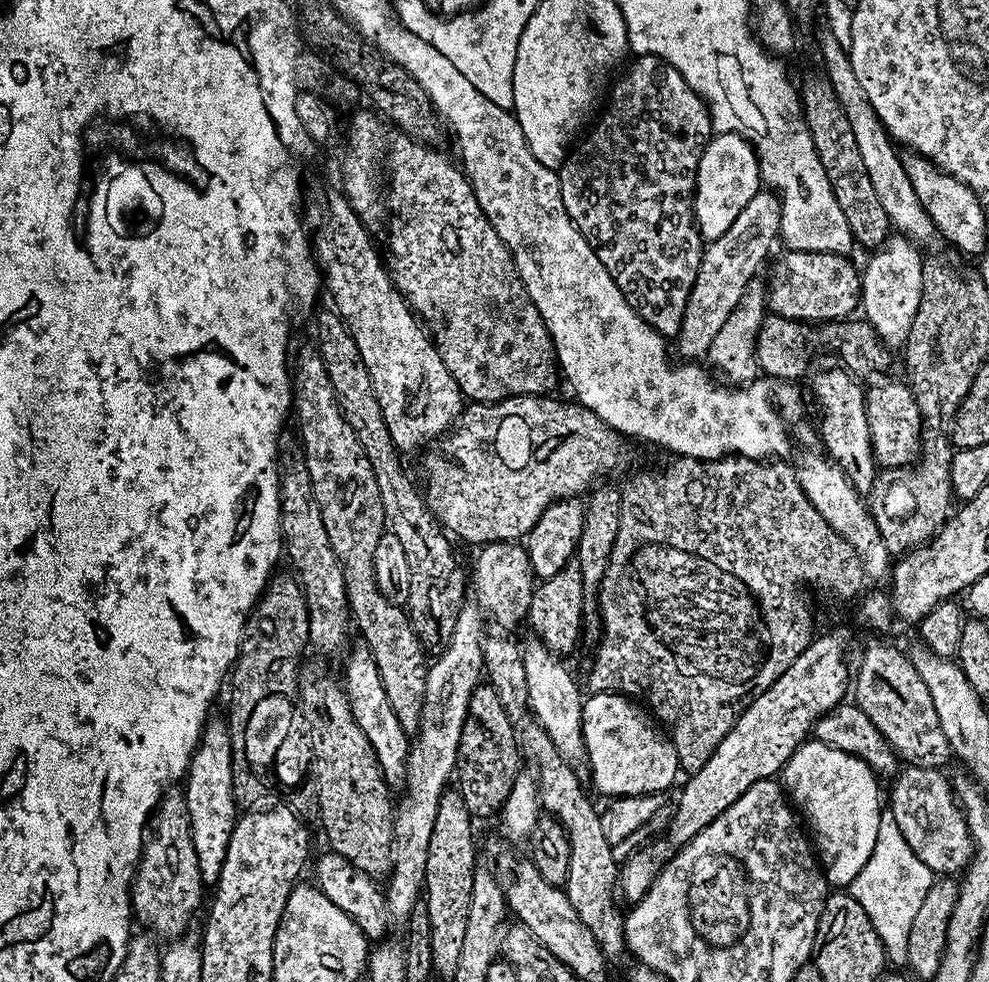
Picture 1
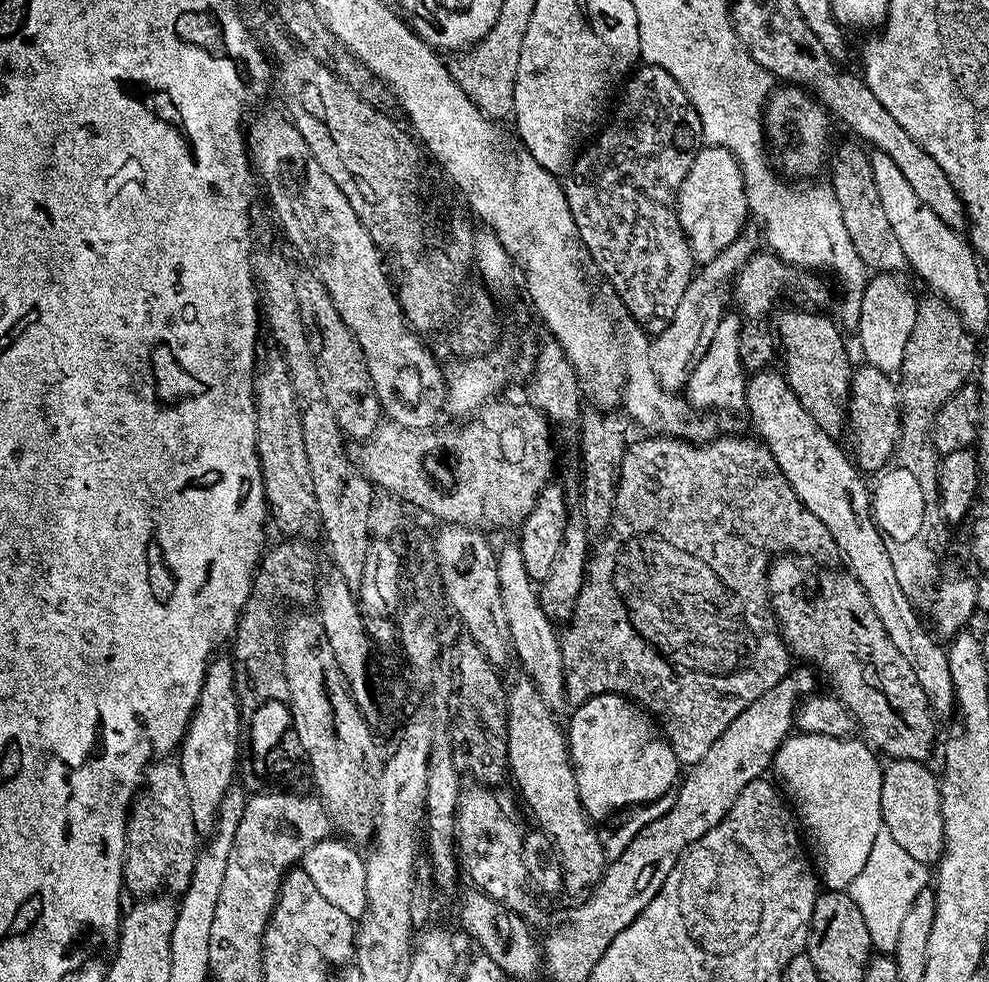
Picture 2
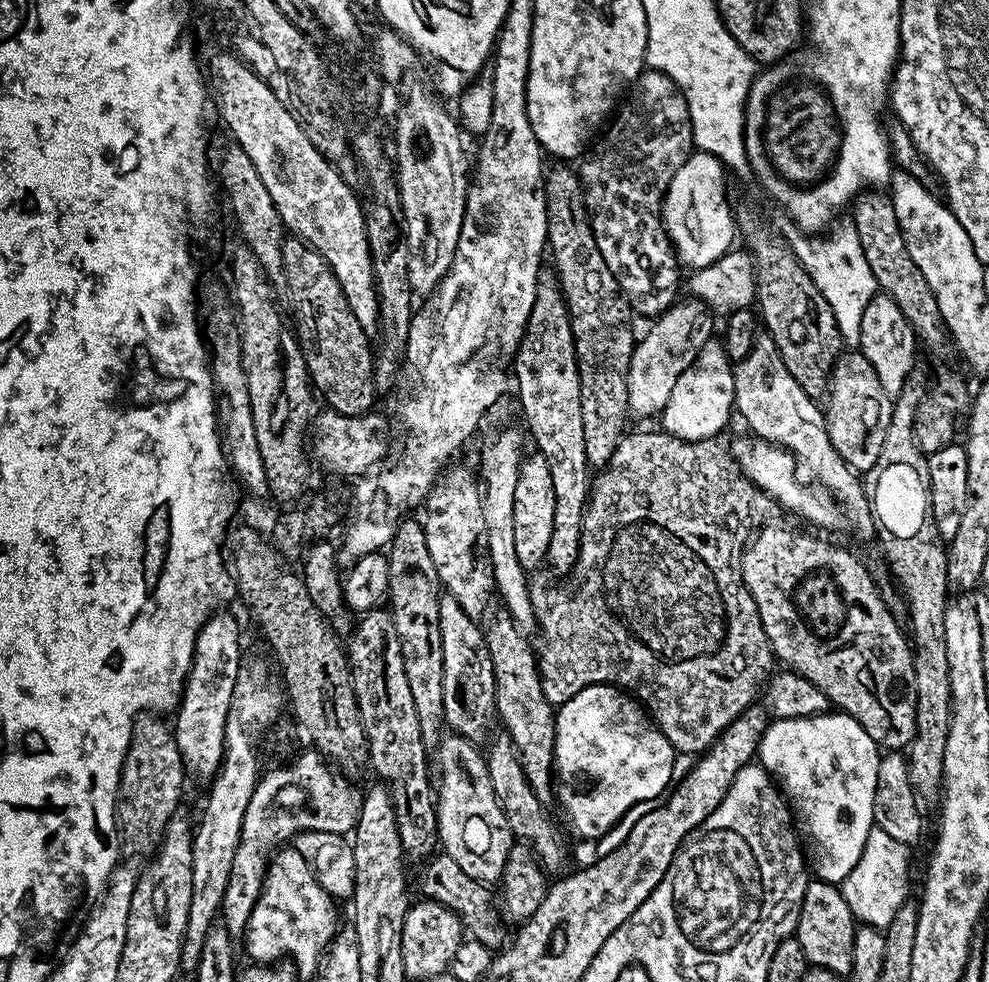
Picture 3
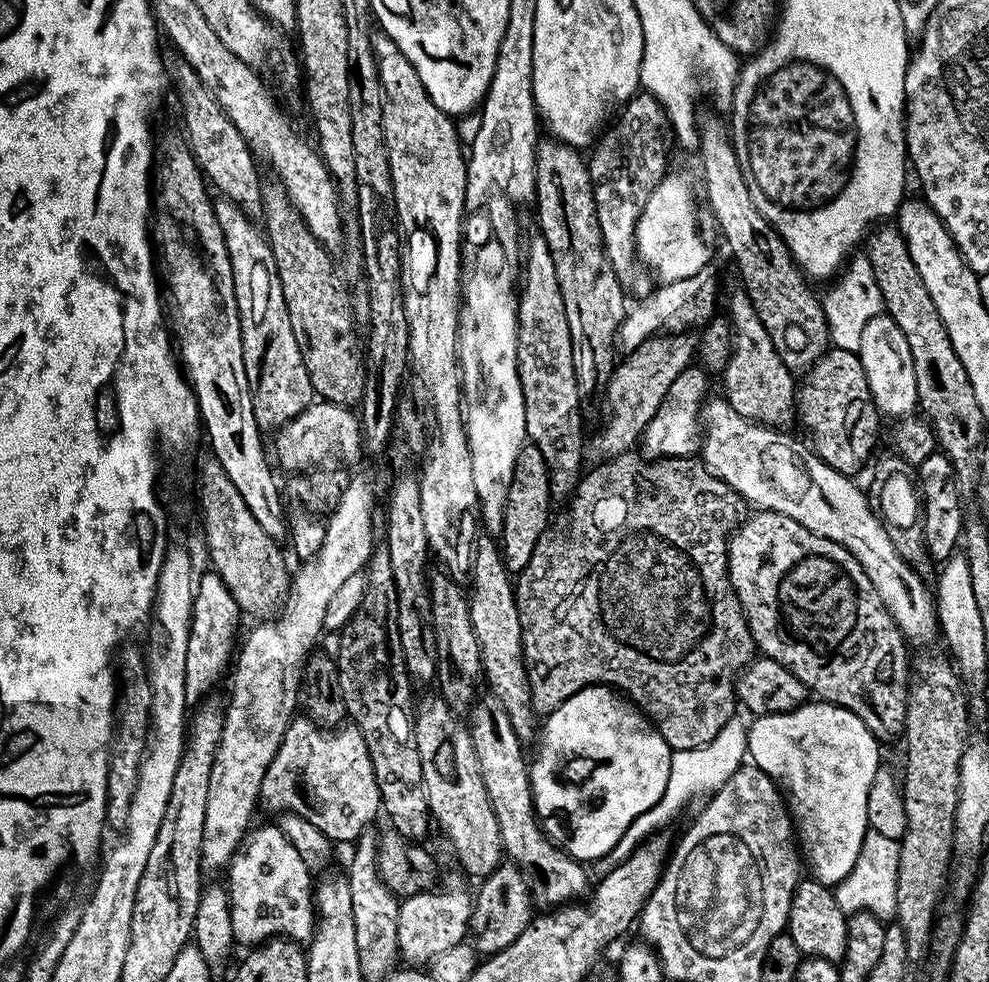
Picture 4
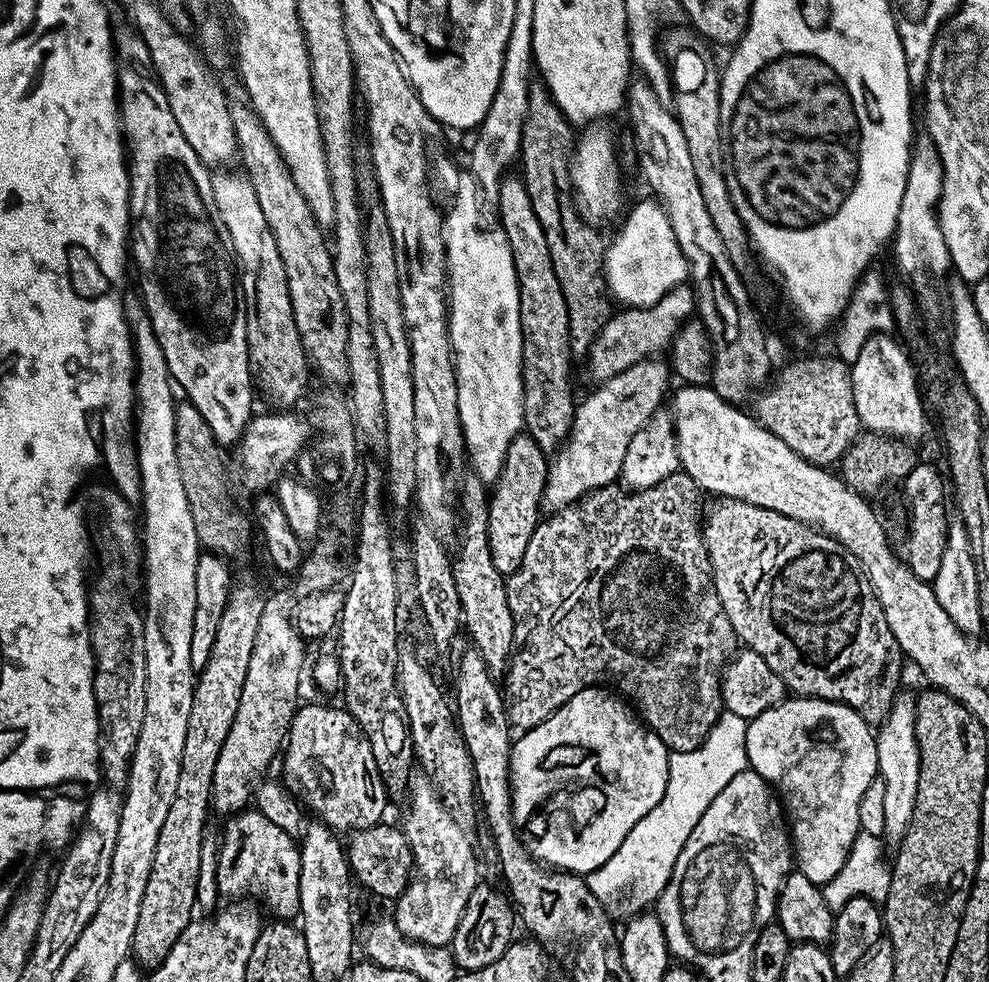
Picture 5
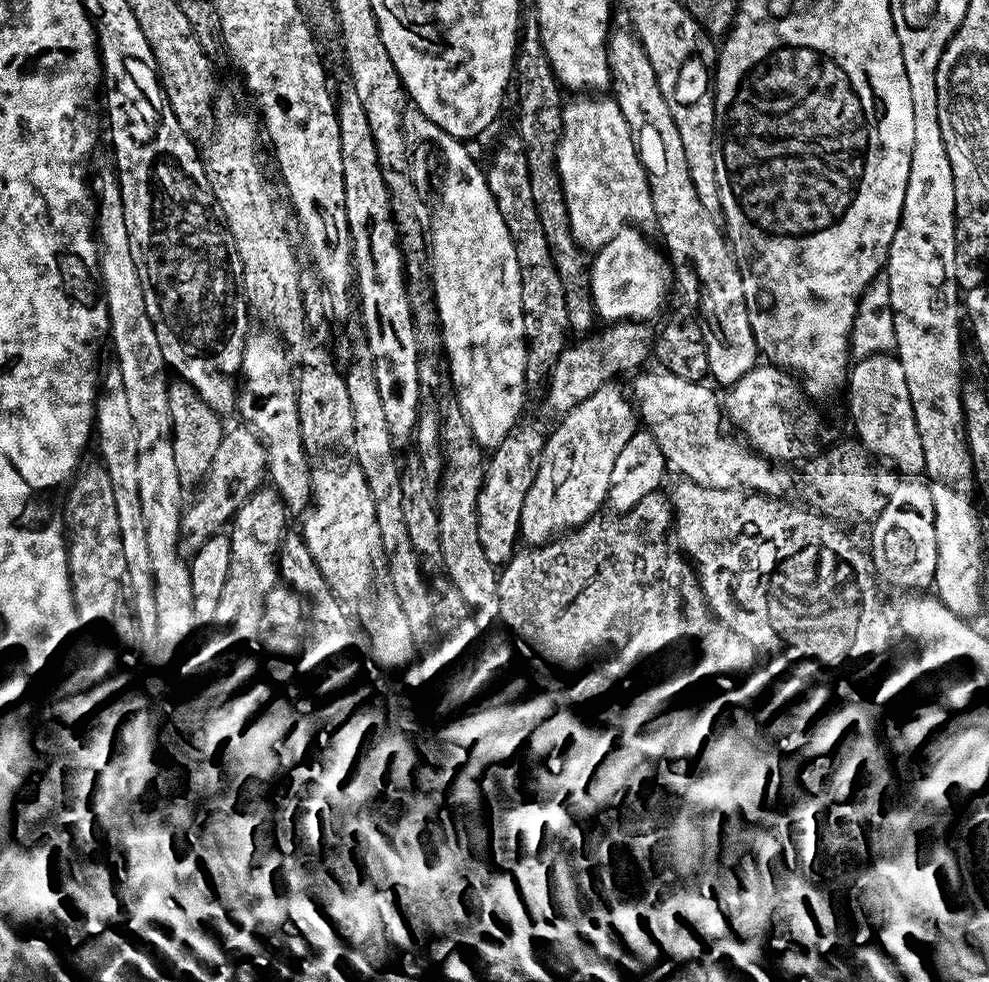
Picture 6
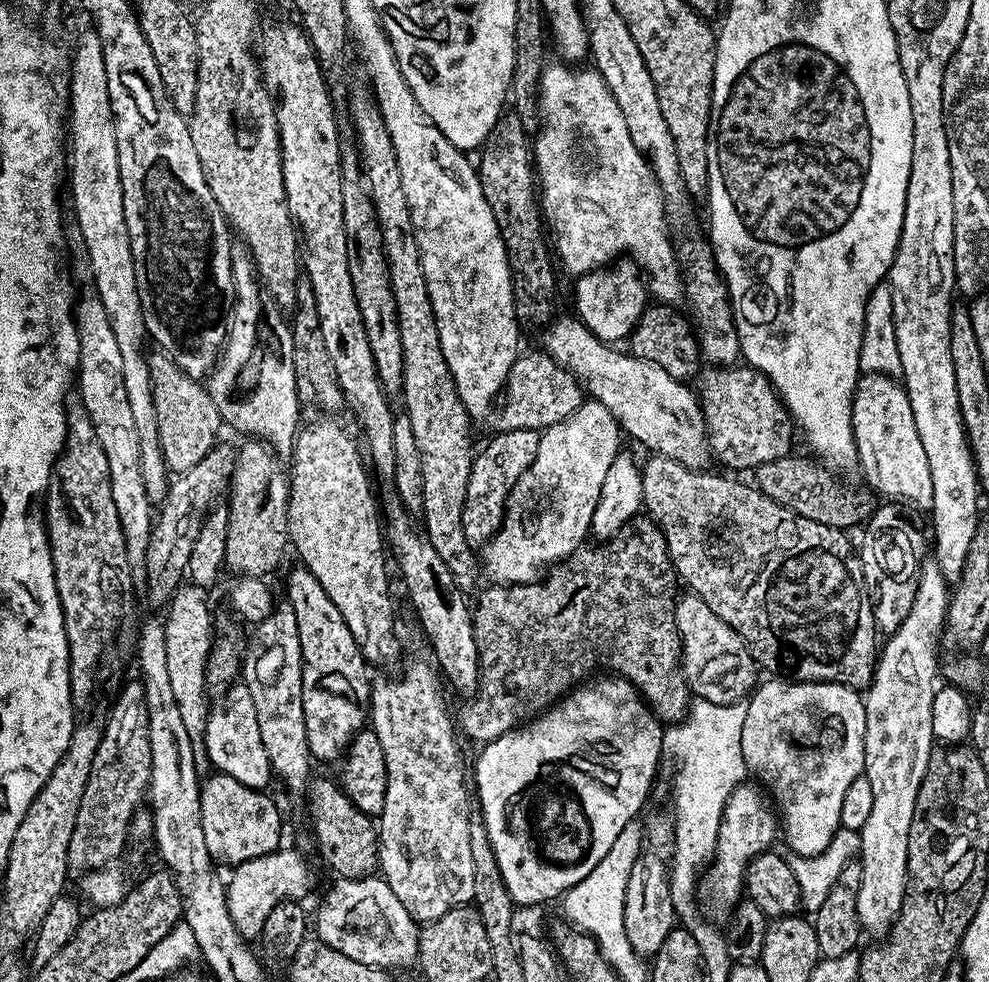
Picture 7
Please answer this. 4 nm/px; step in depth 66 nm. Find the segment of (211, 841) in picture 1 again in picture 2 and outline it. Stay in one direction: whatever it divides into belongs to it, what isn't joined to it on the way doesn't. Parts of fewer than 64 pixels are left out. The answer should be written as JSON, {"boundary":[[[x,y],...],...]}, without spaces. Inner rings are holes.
{"boundary":[[[227,655],[219,656],[208,661],[196,708],[188,719],[188,729],[184,731],[178,749],[178,763],[186,781],[194,826],[200,834],[211,833],[215,829],[222,798],[233,787],[232,778],[235,779],[238,774],[236,759],[240,756],[240,736],[242,740],[242,707],[236,698],[233,661]]]}

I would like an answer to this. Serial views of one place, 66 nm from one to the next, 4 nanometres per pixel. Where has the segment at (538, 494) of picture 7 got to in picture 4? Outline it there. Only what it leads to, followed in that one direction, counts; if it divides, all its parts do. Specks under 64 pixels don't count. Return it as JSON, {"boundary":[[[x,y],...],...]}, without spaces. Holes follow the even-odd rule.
{"boundary":[[[661,334],[652,336],[638,350],[627,353],[615,365],[612,379],[608,383],[608,417],[596,437],[591,437],[590,448],[600,458],[615,458],[635,449],[644,433],[644,428],[654,418],[655,411],[662,405],[663,396],[673,385],[678,374],[693,363],[698,348],[697,337],[692,334]]]}

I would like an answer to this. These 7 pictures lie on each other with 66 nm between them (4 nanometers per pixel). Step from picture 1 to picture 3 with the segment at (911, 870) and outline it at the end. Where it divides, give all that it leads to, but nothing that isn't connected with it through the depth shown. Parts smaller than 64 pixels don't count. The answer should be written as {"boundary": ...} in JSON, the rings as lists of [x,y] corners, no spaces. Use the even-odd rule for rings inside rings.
{"boundary":[[[873,827],[866,838],[862,858],[858,858],[858,866],[850,870],[842,885],[842,891],[852,915],[861,925],[886,930],[892,925],[896,911],[909,899],[908,851],[910,851],[909,845],[890,838],[886,830]]]}

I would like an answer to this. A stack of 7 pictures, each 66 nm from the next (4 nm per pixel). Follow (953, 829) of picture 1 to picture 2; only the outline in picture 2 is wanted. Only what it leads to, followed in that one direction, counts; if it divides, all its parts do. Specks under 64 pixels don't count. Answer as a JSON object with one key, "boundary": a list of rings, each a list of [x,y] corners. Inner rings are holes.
{"boundary":[[[889,759],[887,763],[882,768],[884,777],[880,791],[880,818],[883,827],[890,830],[894,842],[898,842],[898,846],[902,846],[910,858],[927,865],[937,859],[942,848],[940,781],[937,773],[931,772],[927,763],[918,760]]]}

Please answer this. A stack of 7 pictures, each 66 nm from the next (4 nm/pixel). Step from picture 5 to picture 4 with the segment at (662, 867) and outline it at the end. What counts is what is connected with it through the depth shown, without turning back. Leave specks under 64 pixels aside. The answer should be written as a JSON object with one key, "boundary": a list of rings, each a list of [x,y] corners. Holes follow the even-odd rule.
{"boundary":[[[733,718],[726,722],[726,726],[722,726],[722,730],[712,741],[703,744],[701,748],[673,751],[670,778],[666,782],[666,790],[660,801],[650,811],[642,814],[632,823],[631,835],[643,837],[645,834],[655,833],[652,832],[655,828],[670,823],[695,796],[700,796],[703,792],[715,794],[745,763],[747,750],[748,728],[739,718]]]}

